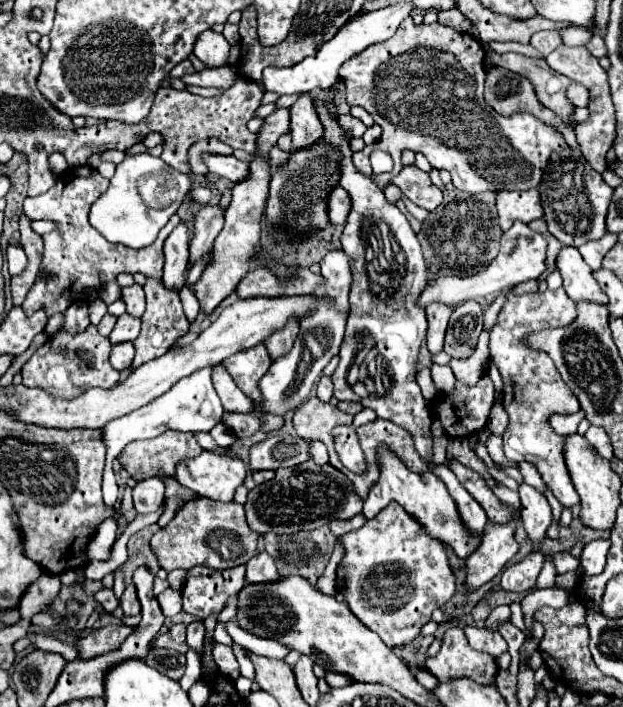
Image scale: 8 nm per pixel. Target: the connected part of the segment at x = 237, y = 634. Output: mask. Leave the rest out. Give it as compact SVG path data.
M234 621L228 623L228 633L234 639L236 645L242 645L246 649L252 649L256 655L264 655L270 659L286 659L290 649L286 649L284 645L276 643L276 641L268 641L268 639L260 639L256 635L250 635L246 631L242 631Z

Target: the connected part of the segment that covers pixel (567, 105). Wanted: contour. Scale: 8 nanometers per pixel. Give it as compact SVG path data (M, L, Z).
M489 51L488 55L496 65L504 69L508 67L510 71L524 75L534 85L540 103L544 103L550 111L554 111L568 127L576 129L576 121L572 119L576 107L566 97L566 89L570 87L572 79L550 69L544 59L532 59L512 52L497 54Z

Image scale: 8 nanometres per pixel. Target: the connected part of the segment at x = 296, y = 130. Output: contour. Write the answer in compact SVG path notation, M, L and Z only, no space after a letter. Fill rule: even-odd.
M302 93L298 101L290 107L290 135L292 135L292 147L308 147L316 143L322 135L322 123L318 119L314 99L310 93Z

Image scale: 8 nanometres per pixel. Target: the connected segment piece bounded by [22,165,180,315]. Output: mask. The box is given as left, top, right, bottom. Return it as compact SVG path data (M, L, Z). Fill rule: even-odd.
M88 165L66 169L62 175L58 175L56 185L38 197L26 197L24 201L24 213L30 219L52 219L58 223L58 229L44 235L44 257L42 257L42 269L48 273L54 273L50 281L36 279L32 289L28 291L22 309L26 315L32 315L34 311L46 307L46 313L58 313L66 311L68 305L74 301L74 295L82 291L84 287L102 287L110 279L116 279L118 273L144 273L152 277L162 275L164 267L164 251L162 245L172 229L180 223L180 218L175 213L160 231L158 239L144 247L144 249L132 249L120 243L106 241L90 223L88 223L88 209L90 205L108 189L108 179L104 179L96 169Z

